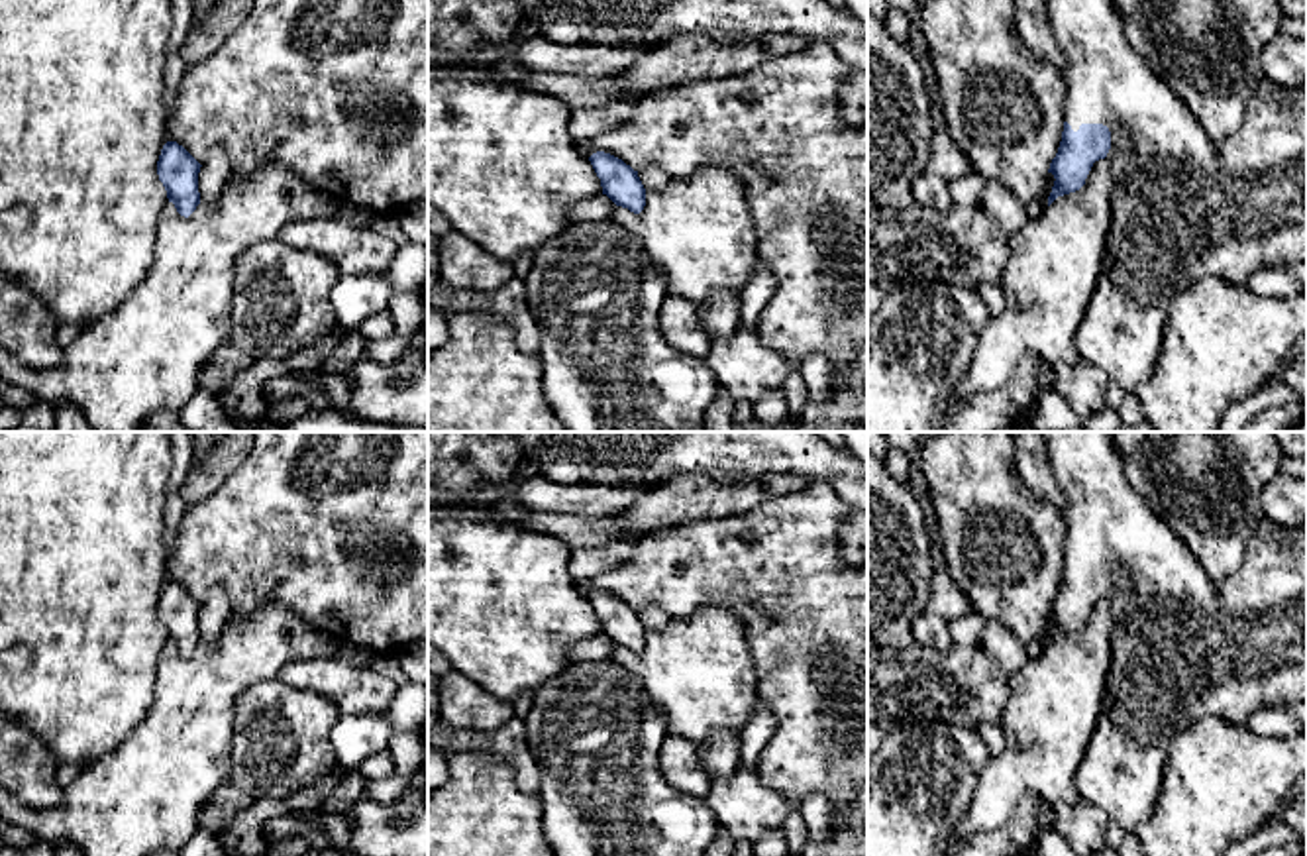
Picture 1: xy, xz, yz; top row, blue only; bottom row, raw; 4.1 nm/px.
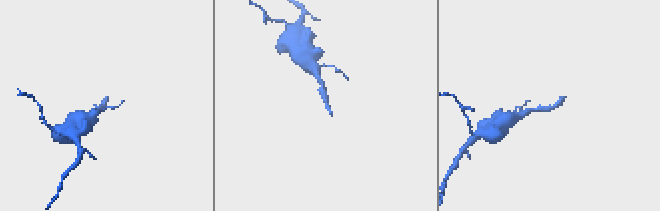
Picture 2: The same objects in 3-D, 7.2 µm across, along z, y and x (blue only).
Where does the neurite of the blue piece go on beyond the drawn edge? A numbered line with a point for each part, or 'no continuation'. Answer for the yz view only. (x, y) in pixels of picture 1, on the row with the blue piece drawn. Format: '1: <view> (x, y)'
1: yz (1184, 209)

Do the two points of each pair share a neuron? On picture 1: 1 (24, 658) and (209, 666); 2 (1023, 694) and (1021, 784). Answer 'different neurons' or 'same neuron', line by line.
1: different neurons
2: same neuron

